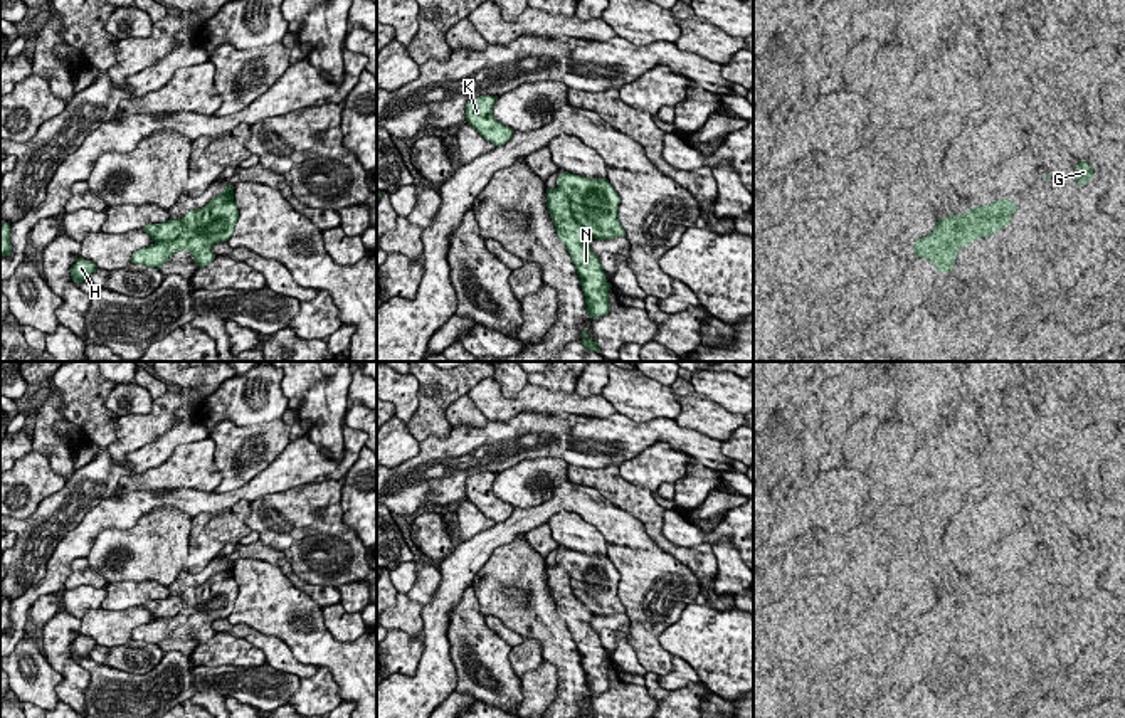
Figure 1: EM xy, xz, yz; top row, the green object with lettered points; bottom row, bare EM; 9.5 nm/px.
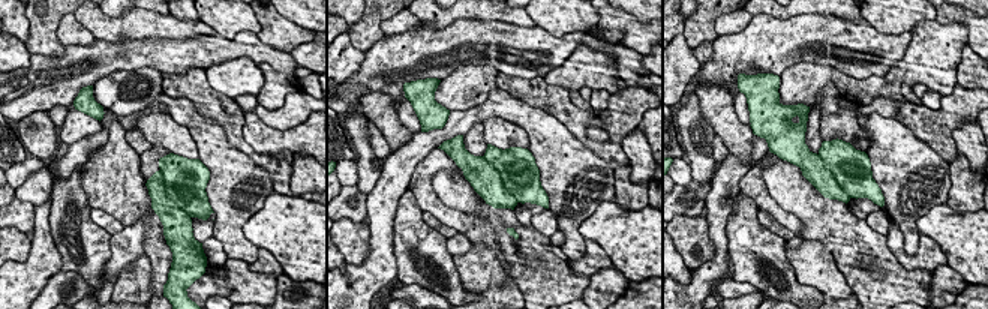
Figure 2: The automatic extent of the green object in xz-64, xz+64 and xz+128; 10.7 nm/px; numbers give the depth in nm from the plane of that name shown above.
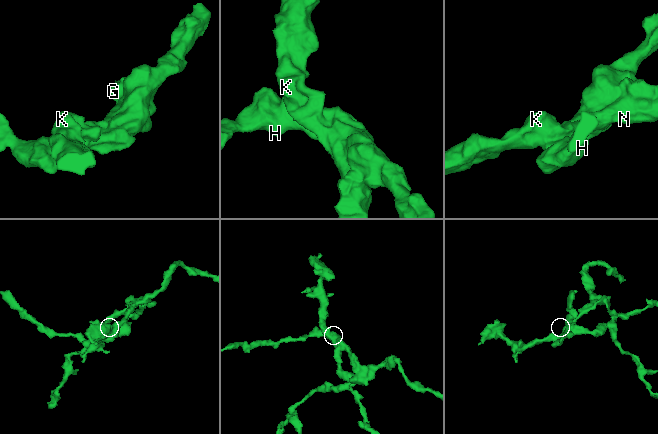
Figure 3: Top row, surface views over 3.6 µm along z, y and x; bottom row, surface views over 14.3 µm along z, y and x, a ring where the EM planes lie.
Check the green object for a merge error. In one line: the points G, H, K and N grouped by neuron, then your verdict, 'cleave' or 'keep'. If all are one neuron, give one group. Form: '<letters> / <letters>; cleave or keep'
G K N / H; cleave

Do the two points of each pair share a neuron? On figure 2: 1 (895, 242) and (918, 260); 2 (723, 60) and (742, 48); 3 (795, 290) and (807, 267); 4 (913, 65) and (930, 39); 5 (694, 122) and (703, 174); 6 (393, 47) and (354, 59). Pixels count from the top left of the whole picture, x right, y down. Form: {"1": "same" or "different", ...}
{"1": "same", "2": "same", "3": "different", "4": "same", "5": "same", "6": "different"}

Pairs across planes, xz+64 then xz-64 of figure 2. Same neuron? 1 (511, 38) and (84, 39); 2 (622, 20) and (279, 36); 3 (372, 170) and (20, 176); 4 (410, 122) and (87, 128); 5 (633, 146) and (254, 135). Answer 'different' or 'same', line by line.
1: different
2: same
3: different
4: same
5: different

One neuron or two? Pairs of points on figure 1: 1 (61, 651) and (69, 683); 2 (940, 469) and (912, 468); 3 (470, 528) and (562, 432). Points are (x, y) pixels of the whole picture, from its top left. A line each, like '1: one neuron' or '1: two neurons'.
1: one neuron
2: two neurons
3: two neurons

